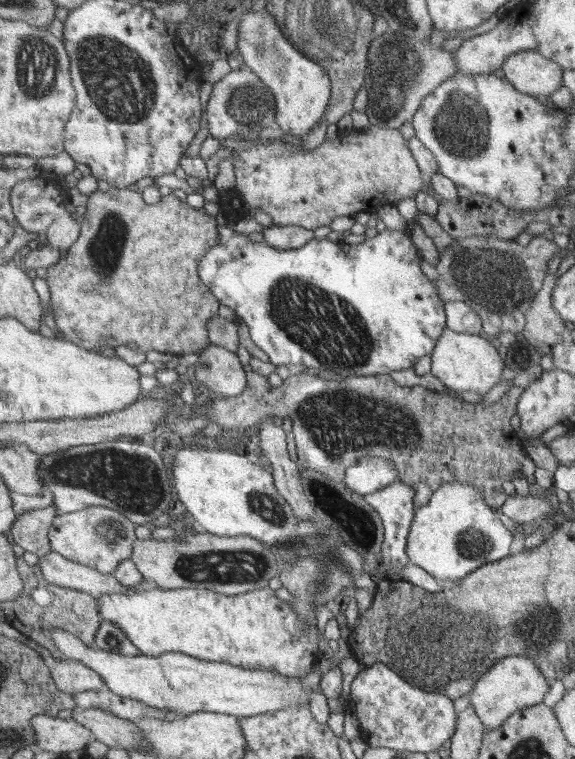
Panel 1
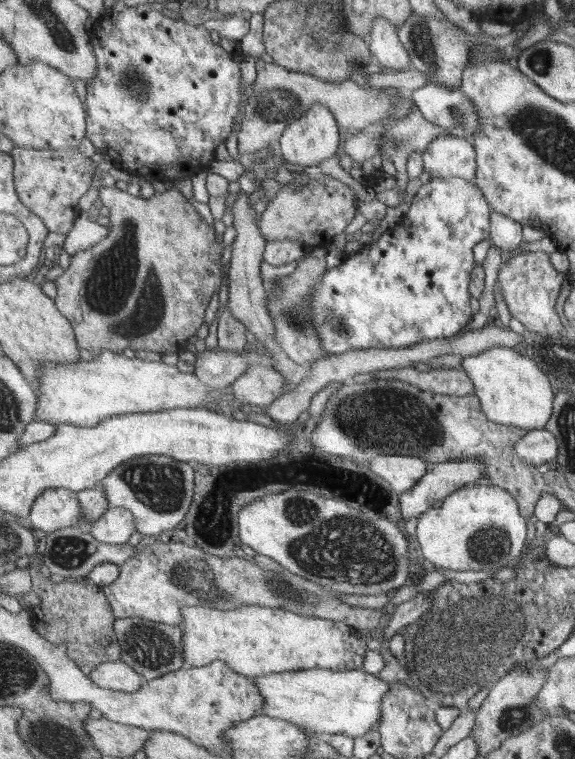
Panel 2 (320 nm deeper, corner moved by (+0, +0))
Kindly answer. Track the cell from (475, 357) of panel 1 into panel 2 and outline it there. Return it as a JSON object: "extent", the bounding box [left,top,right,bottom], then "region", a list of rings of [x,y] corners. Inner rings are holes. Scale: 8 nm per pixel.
{"extent":[462,347,552,431],"region":[[[492,347],[476,356],[464,357],[462,367],[472,380],[474,395],[481,398],[488,420],[527,431],[544,429],[552,416],[552,386],[544,370],[532,358],[518,354],[518,349]]]}

